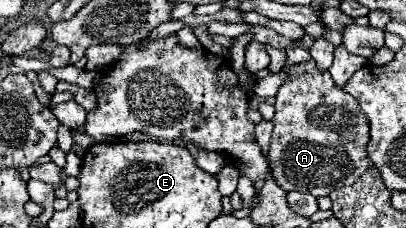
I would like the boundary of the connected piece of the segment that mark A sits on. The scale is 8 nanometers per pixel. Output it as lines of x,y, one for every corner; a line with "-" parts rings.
313,60
289,64
289,80
275,96
273,140
269,160
275,182
285,190
329,196
329,192
355,184
371,164
367,156
369,120
353,96
333,84
329,72
321,72

